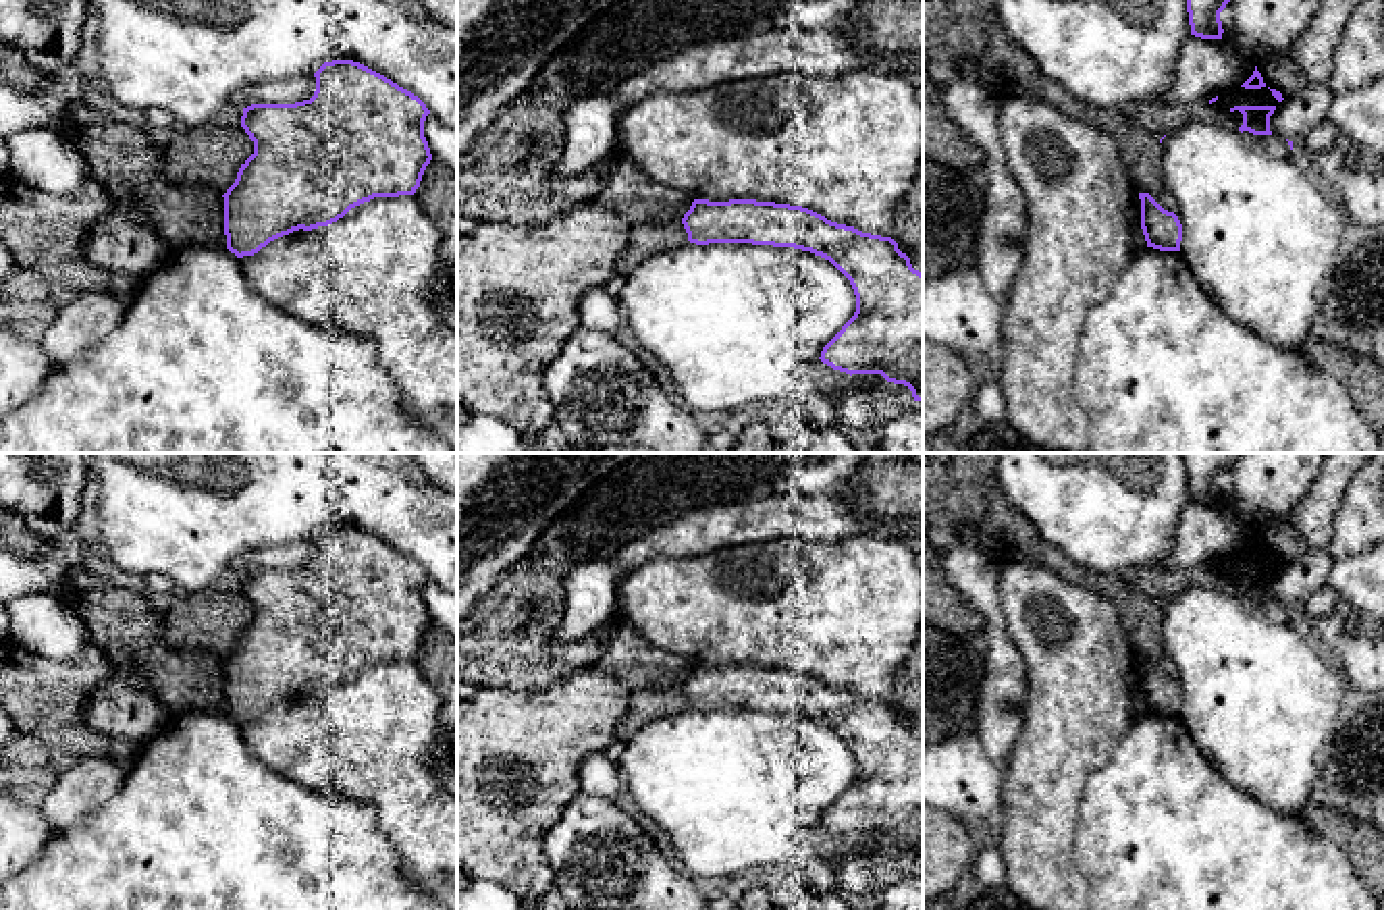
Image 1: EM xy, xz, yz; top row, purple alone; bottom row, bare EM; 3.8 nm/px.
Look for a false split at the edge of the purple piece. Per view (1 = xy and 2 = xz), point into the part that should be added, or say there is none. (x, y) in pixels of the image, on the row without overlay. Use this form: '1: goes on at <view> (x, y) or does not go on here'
1: does not go on here
2: does not go on here

